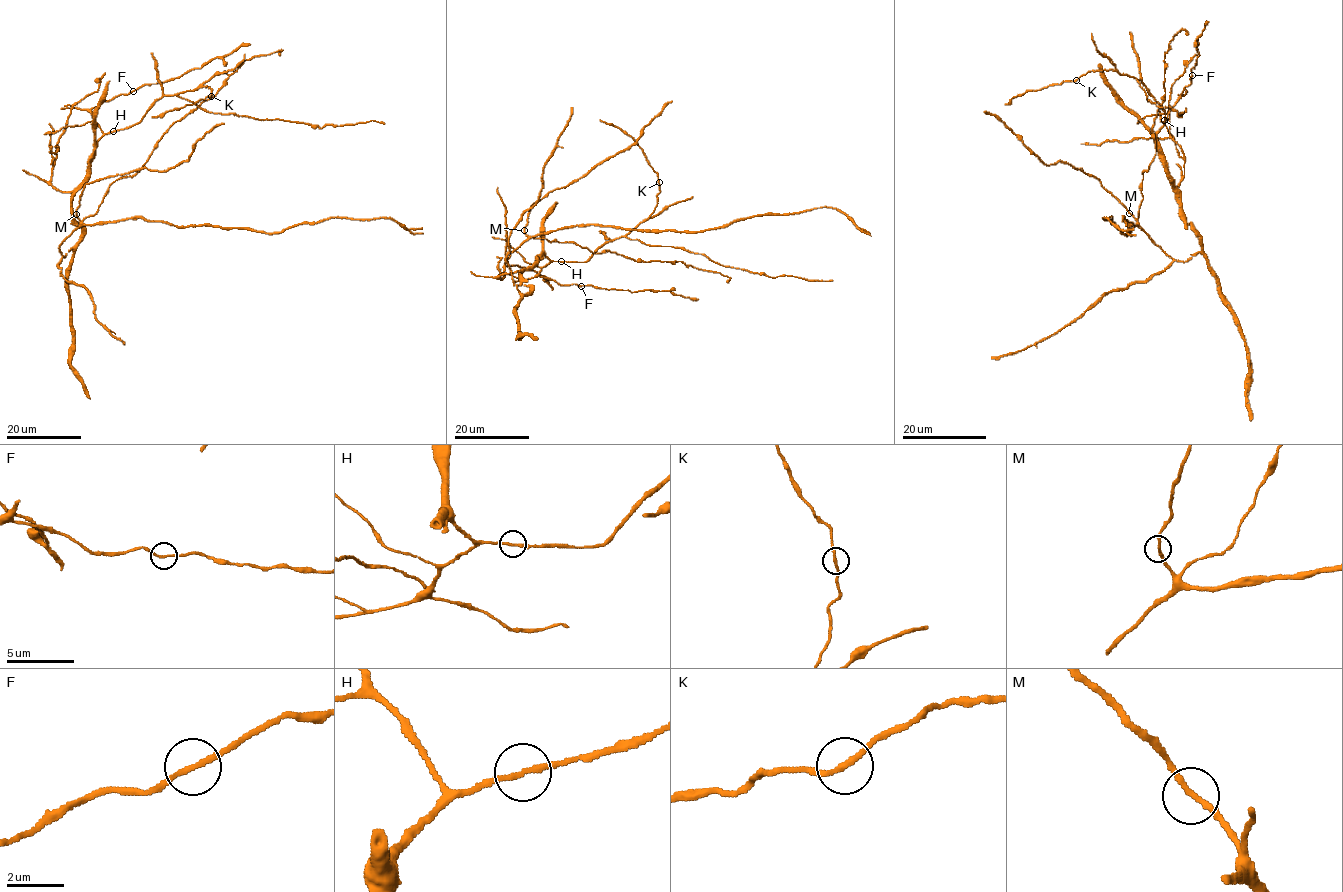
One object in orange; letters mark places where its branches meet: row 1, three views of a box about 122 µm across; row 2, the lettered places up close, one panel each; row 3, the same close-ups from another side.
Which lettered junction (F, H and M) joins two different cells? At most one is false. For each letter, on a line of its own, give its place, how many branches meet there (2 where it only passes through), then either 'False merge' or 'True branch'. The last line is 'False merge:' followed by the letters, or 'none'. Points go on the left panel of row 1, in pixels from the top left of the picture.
F: Place: (133, 91). Branches: 2. True branch
H: Place: (113, 131). Branches: 2. True branch
M: Place: (76, 214). Branches: 2. True branch
False merge: none

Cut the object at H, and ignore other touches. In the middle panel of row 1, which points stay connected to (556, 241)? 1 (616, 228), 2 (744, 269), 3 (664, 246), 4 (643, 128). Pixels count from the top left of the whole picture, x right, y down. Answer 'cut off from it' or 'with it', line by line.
1: with it
2: cut off from it
3: cut off from it
4: with it

